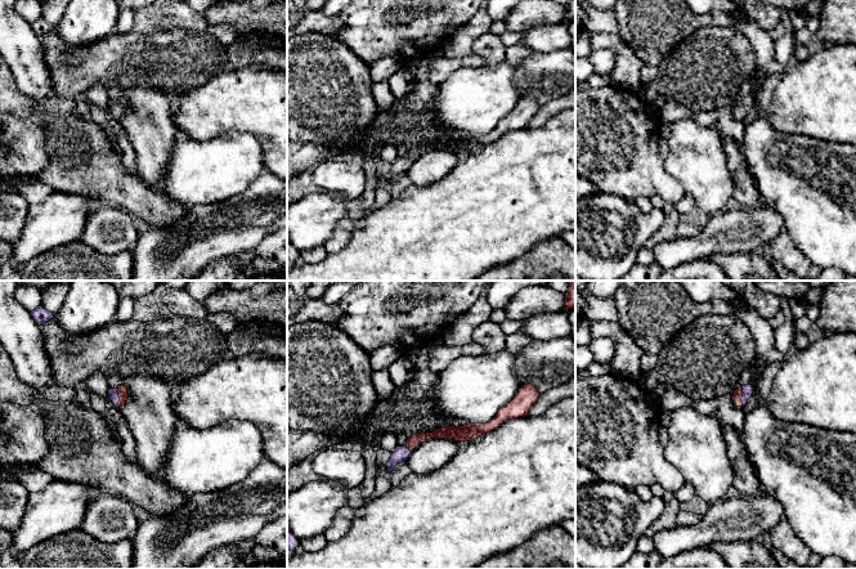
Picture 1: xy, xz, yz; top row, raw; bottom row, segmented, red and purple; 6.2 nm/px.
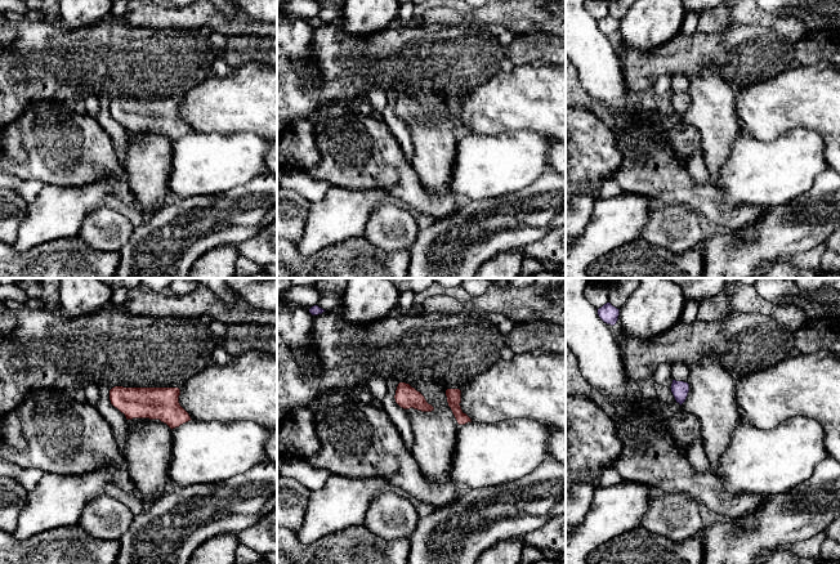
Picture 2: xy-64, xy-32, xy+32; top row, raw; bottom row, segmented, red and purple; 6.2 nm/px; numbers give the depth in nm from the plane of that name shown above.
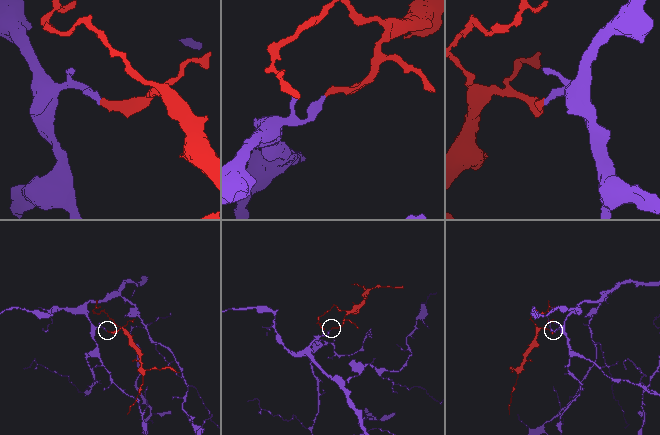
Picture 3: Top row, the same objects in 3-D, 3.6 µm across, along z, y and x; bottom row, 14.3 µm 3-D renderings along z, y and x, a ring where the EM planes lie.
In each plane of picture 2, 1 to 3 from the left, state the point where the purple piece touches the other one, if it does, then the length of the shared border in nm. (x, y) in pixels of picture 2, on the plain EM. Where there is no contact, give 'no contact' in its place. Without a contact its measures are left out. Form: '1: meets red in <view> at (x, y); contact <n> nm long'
1: no contact
2: no contact
3: no contact

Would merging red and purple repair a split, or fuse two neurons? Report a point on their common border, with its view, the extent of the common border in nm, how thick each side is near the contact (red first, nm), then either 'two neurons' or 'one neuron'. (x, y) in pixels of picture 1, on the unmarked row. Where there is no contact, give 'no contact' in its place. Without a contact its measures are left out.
xy (119, 108) | 120 nm | 60/60 nm | one neuron

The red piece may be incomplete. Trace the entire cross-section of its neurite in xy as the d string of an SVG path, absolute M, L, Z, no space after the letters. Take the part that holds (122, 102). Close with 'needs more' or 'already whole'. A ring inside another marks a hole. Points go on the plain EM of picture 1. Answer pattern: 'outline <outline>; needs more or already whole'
outline M125 97L109 100L107 109L113 115L113 117L122 118L129 112L129 102Z; needs more

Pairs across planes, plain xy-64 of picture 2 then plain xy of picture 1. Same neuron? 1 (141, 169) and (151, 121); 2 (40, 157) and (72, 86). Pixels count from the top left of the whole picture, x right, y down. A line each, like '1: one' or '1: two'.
1: one
2: two

